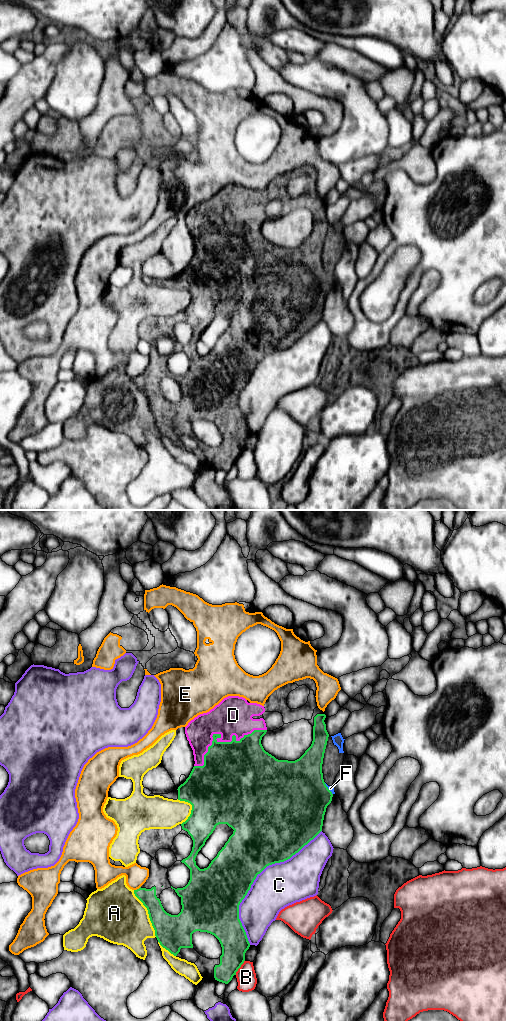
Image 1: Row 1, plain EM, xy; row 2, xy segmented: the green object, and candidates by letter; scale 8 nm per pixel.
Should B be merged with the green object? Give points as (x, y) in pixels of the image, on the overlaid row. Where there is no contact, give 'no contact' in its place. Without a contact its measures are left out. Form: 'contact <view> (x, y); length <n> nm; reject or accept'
contact xy (240, 966); length 140 nm; reject

